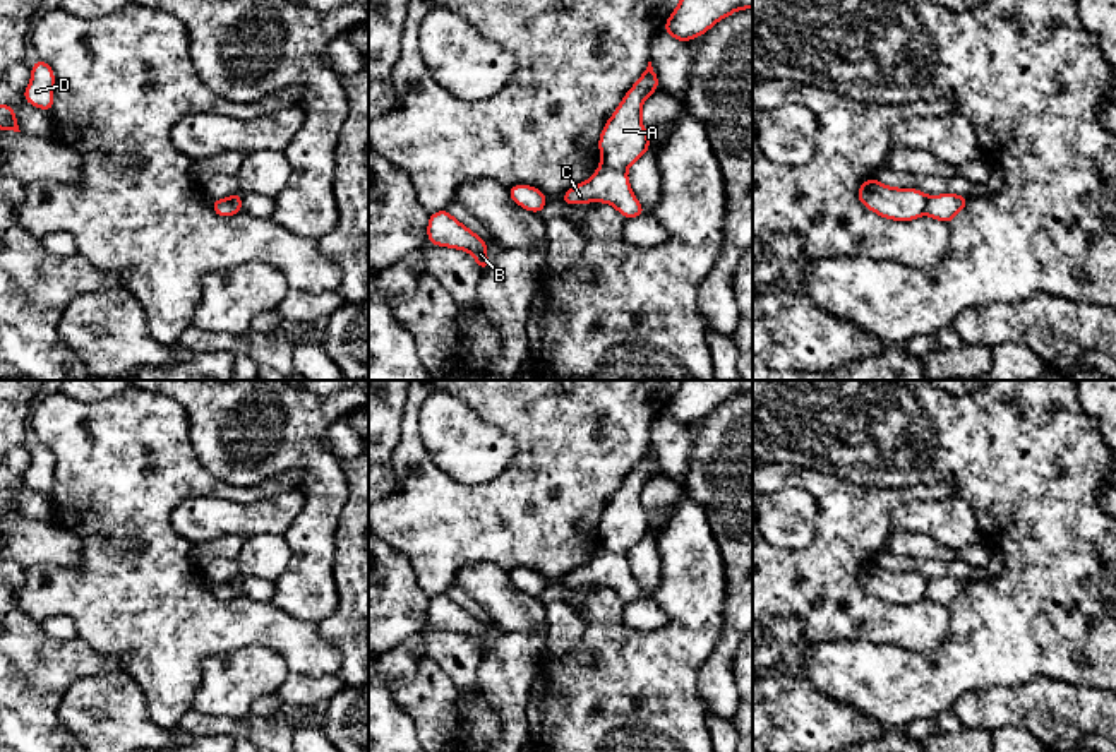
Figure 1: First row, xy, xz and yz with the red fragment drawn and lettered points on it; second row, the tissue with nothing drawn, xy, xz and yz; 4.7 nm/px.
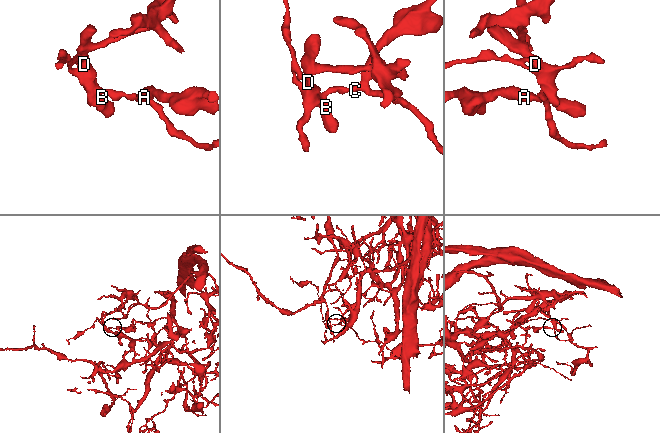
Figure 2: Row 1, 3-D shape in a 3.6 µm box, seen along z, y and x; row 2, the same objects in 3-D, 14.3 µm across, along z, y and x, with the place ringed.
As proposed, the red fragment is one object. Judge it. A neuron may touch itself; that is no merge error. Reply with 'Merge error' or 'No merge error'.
Merge error

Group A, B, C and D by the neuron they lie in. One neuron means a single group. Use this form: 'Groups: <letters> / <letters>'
Groups: A B D / C

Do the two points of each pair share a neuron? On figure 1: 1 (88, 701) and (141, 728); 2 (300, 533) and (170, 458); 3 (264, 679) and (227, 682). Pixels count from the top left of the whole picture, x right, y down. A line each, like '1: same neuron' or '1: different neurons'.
1: same neuron
2: different neurons
3: same neuron

